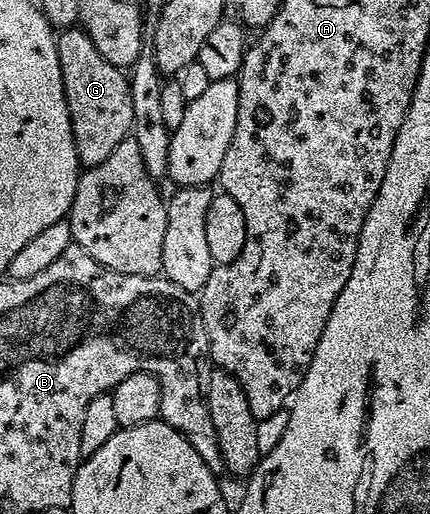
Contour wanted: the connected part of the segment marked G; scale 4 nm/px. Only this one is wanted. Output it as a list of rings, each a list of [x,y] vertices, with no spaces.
[[[66,27],[57,34],[57,51],[78,163],[85,168],[97,166],[132,131],[130,79],[120,67],[103,59],[89,34],[80,27]]]

